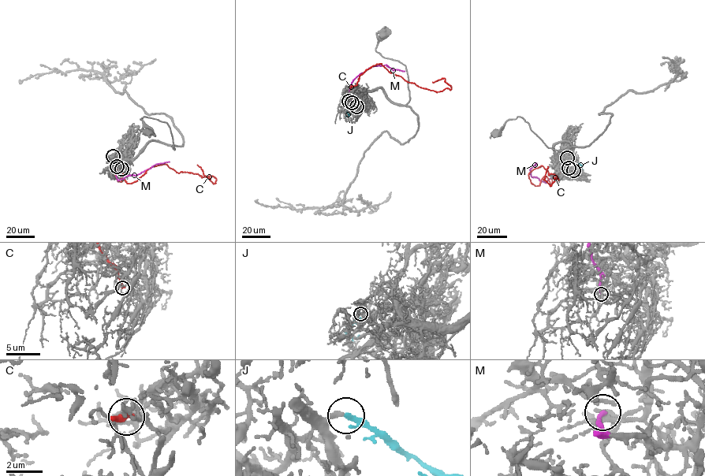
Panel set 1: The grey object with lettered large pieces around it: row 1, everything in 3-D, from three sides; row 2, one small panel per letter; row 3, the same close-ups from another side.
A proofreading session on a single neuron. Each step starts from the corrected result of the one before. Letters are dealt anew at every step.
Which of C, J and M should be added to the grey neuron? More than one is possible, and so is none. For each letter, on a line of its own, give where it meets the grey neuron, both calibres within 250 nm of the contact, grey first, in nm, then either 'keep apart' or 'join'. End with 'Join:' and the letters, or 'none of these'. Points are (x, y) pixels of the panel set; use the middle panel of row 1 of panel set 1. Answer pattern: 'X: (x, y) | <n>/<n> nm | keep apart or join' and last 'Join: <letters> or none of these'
C: (356, 106) | 140/280 nm | keep apart
J: (348, 101) | 240/190 nm | join
M: (352, 102) | 240/240 nm | keep apart
Join: J

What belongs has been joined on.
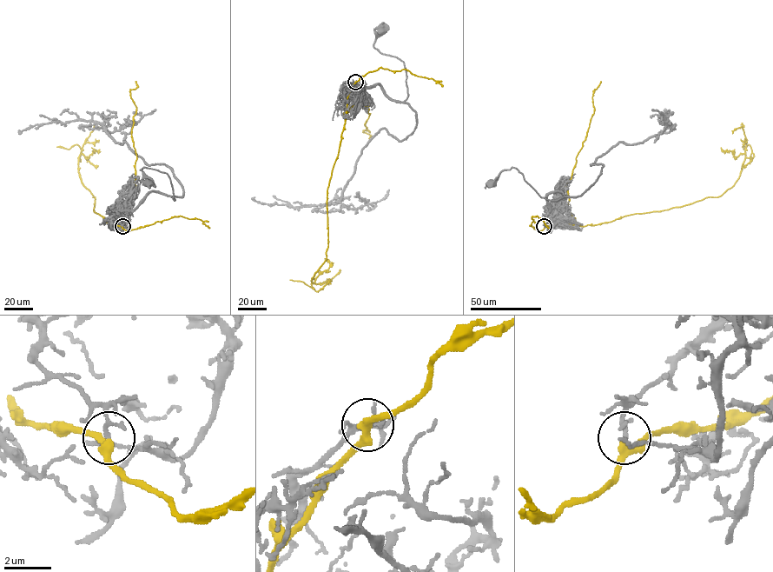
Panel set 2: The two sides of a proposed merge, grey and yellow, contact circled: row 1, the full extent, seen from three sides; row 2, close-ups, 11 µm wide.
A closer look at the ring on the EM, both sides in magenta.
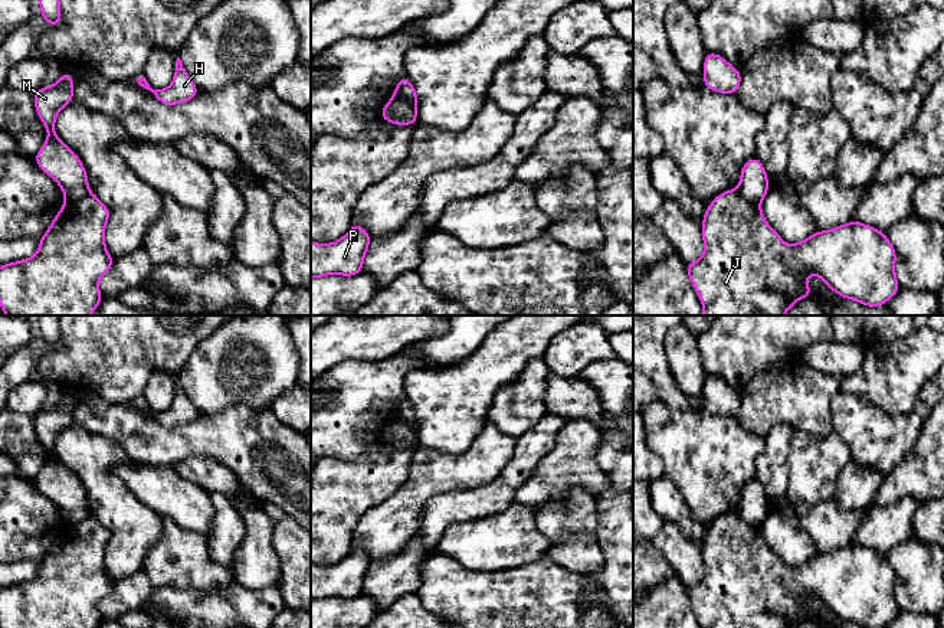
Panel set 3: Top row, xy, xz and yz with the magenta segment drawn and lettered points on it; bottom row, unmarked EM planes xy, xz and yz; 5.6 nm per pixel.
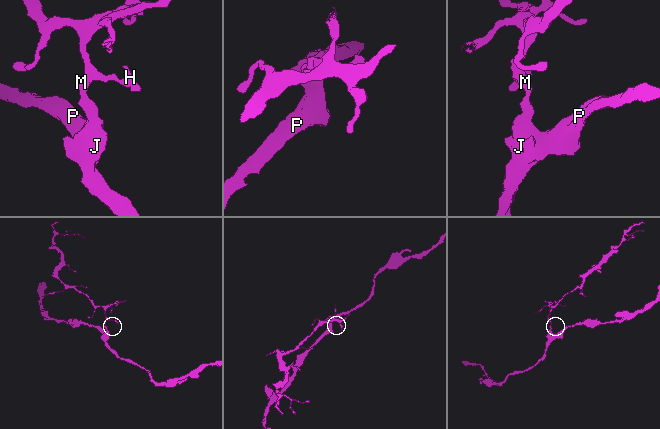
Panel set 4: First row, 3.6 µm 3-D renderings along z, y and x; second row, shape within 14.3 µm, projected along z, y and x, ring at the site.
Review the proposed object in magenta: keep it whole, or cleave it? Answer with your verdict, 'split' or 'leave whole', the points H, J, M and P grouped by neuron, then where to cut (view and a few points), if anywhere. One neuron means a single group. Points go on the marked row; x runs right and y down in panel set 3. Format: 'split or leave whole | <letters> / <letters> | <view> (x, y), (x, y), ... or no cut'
split | H M / J P | xy (89, 192), (66, 202)

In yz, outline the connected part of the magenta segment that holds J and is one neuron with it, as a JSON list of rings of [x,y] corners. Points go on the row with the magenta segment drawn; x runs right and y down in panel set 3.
[[[737,189],[720,193],[709,203],[702,217],[702,242],[704,255],[692,264],[685,264],[689,281],[704,307],[701,315],[784,315],[799,300],[810,298],[807,275],[819,275],[838,295],[872,308],[886,304],[901,288],[895,275],[897,251],[886,233],[850,220],[843,226],[817,230],[807,239],[786,245],[764,219],[760,205],[748,202]]]

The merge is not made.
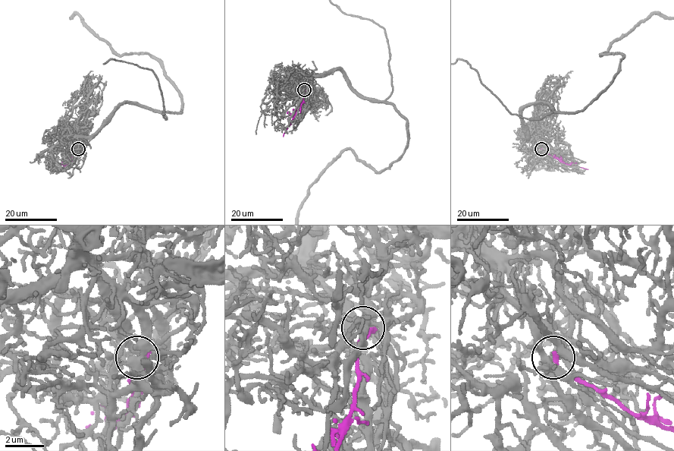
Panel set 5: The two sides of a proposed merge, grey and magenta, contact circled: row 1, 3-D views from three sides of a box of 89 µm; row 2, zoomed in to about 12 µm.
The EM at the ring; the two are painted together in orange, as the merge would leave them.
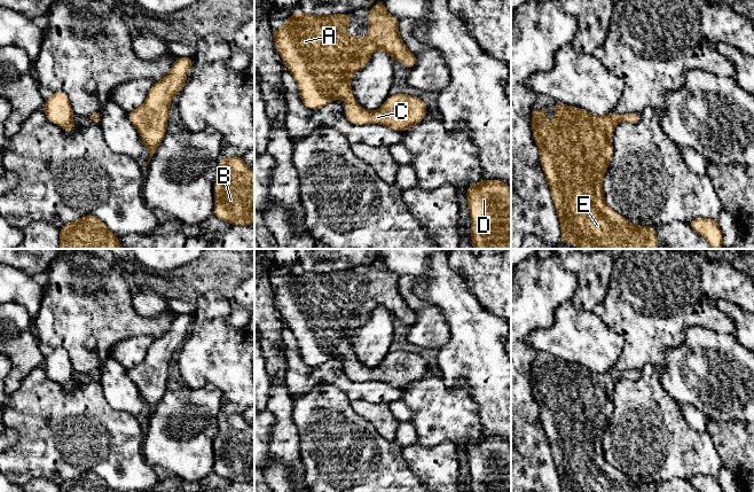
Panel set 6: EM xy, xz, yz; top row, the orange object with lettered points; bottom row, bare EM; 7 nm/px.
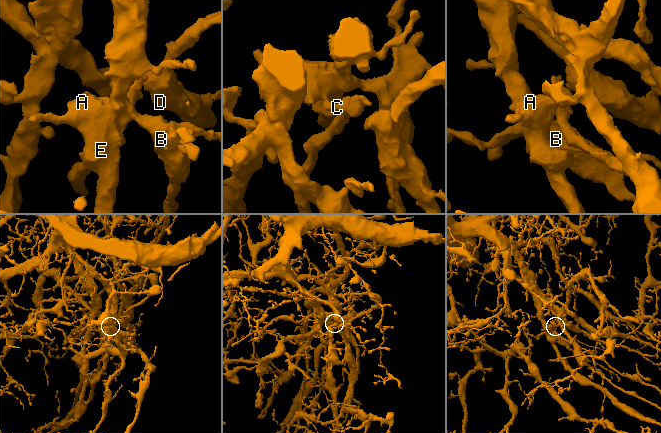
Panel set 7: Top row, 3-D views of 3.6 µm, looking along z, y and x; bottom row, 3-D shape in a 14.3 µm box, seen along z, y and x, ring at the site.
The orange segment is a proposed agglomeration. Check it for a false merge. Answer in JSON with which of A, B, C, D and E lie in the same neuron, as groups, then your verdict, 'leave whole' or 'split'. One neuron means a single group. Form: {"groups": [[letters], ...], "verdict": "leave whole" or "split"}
{"groups": [["A", "B", "C", "D", "E"]], "verdict": "leave whole"}

